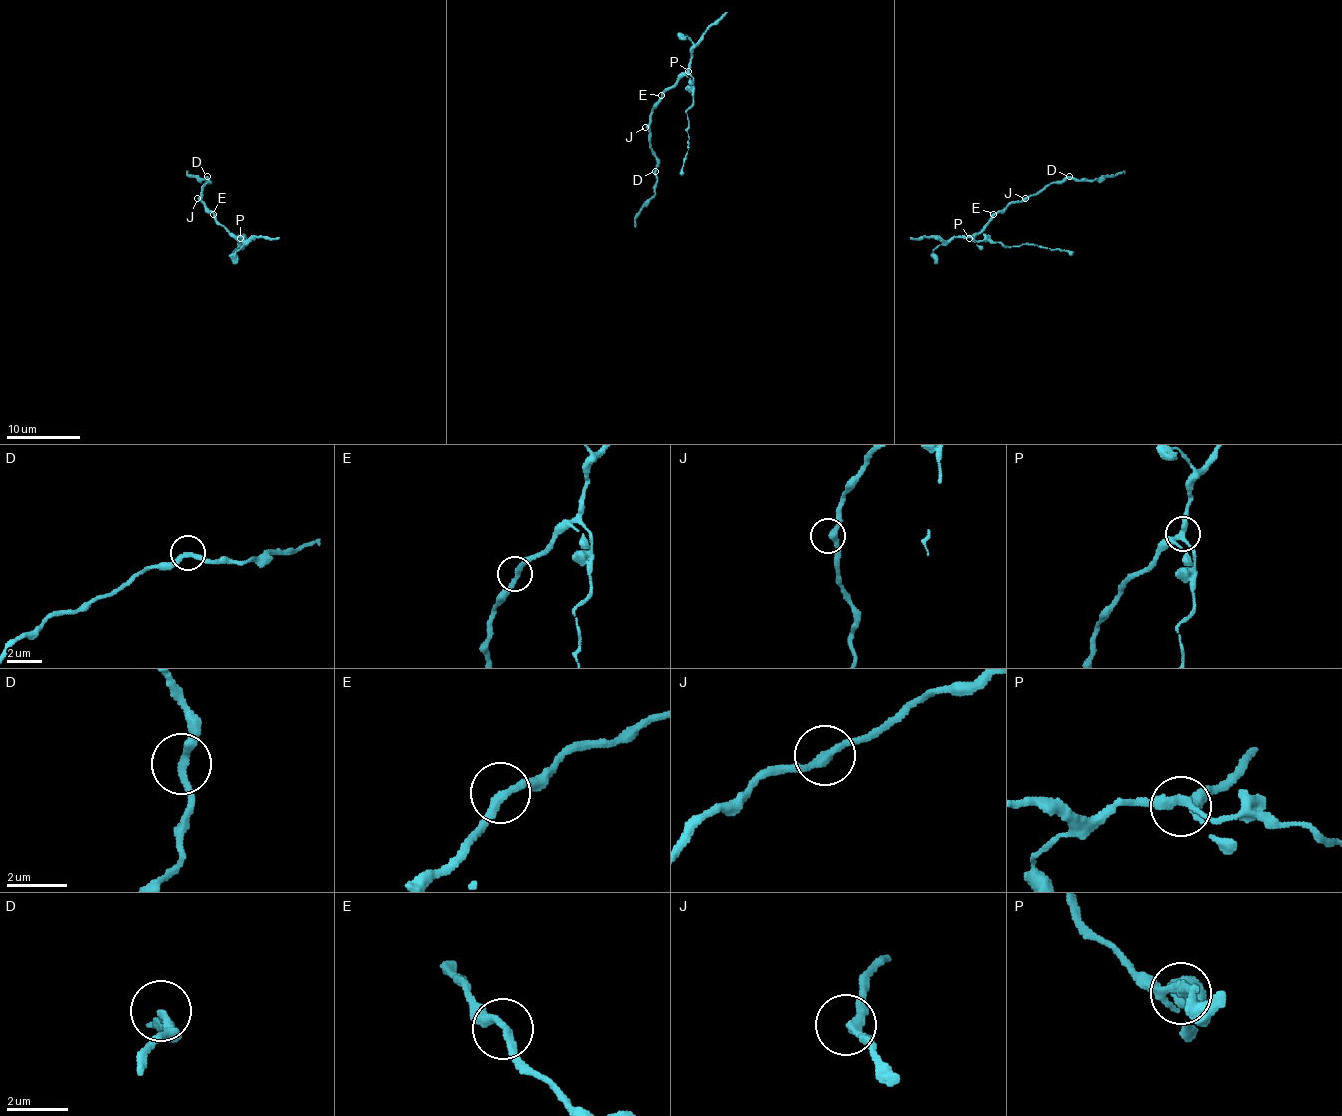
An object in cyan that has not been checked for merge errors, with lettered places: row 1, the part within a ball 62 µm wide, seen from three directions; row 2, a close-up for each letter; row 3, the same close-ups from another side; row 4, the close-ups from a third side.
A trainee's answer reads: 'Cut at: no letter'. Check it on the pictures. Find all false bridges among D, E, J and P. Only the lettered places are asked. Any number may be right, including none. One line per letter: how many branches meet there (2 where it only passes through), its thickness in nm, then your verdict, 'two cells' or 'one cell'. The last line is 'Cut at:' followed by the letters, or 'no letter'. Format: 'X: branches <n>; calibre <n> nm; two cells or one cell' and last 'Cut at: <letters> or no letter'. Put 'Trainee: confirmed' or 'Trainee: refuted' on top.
Trainee: confirmed
D: branches 2; calibre 240 nm; one cell
E: branches 2; calibre 240 nm; one cell
J: branches 2; calibre 280 nm; one cell
P: branches 4; calibre 320 nm; one cell
Cut at: no letter

